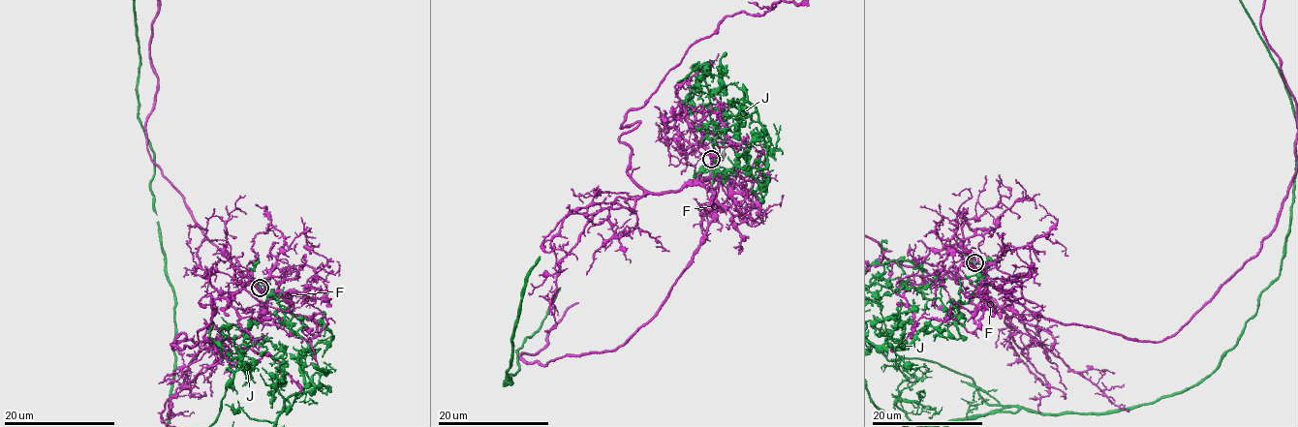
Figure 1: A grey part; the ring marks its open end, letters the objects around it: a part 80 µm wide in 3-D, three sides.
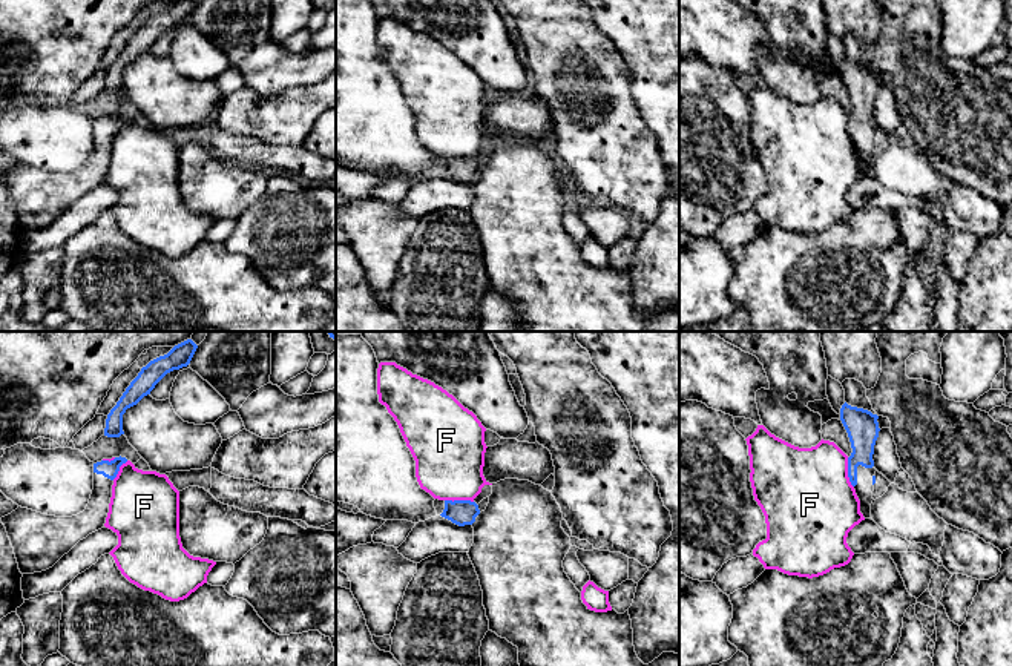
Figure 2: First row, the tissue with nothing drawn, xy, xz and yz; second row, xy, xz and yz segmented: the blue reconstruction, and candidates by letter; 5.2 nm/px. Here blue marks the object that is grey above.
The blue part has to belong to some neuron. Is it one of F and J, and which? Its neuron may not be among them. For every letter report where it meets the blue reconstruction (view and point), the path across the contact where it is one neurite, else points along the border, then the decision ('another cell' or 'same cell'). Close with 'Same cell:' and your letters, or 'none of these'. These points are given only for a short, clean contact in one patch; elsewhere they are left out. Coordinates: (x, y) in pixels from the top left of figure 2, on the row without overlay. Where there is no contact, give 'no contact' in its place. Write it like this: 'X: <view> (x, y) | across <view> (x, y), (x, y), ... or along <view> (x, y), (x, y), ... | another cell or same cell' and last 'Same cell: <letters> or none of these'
F: yz (848, 129) | another cell
J: no contact | another cell
Same cell: none of these

